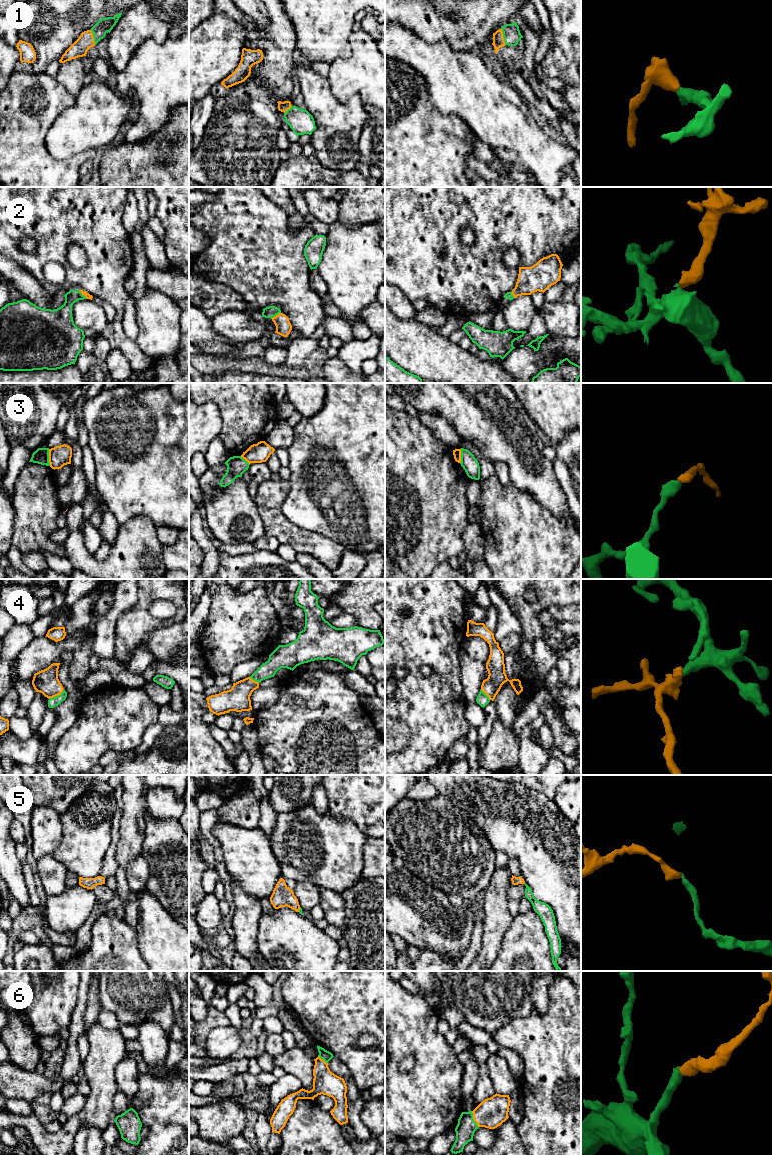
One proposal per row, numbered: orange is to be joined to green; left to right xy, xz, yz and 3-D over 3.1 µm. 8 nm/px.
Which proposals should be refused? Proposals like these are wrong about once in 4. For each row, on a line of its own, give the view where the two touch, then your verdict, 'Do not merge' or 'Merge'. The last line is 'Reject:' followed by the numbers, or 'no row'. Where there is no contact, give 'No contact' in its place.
1: Touches green in yz. Merge
2: Touches green in xy. Merge
3: Touches green in xy. Do not merge
4: Touches green in xy. Merge
5: Touches green in xz. Merge
6: Touches green in yz. Merge
Reject: 3

